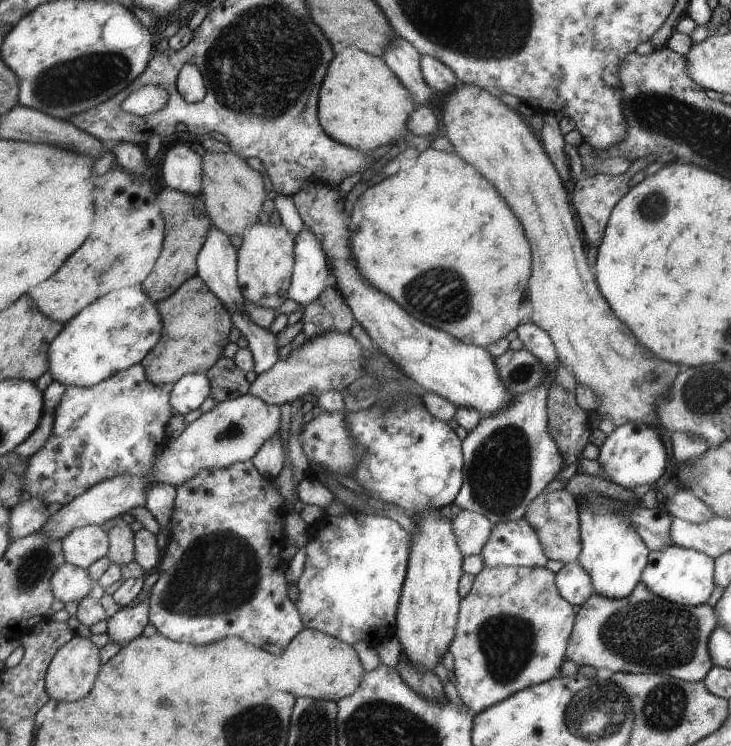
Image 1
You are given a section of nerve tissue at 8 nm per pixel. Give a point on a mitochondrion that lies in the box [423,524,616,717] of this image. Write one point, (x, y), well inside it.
(506, 642)

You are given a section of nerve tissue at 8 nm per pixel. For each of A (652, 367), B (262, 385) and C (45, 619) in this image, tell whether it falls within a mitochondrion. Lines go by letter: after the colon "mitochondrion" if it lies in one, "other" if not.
A: other
B: other
C: other

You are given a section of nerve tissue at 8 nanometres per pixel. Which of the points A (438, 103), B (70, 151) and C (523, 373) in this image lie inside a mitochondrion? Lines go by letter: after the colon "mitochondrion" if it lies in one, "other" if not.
A: other
B: other
C: mitochondrion

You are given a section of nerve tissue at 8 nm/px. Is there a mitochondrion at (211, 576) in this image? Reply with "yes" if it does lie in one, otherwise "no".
yes

